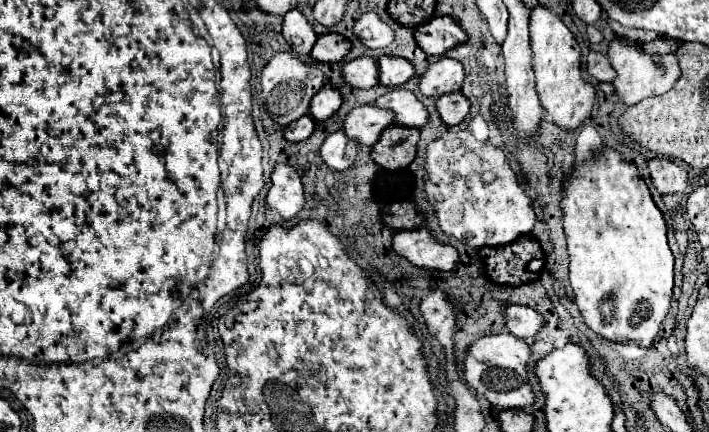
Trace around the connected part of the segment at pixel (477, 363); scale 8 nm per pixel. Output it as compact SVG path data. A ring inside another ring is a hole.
M513 334L485 336L469 346L465 356L465 380L477 392L477 396L487 398L493 406L501 408L527 408L535 402L535 392L527 382L527 364L531 356L531 346Z

